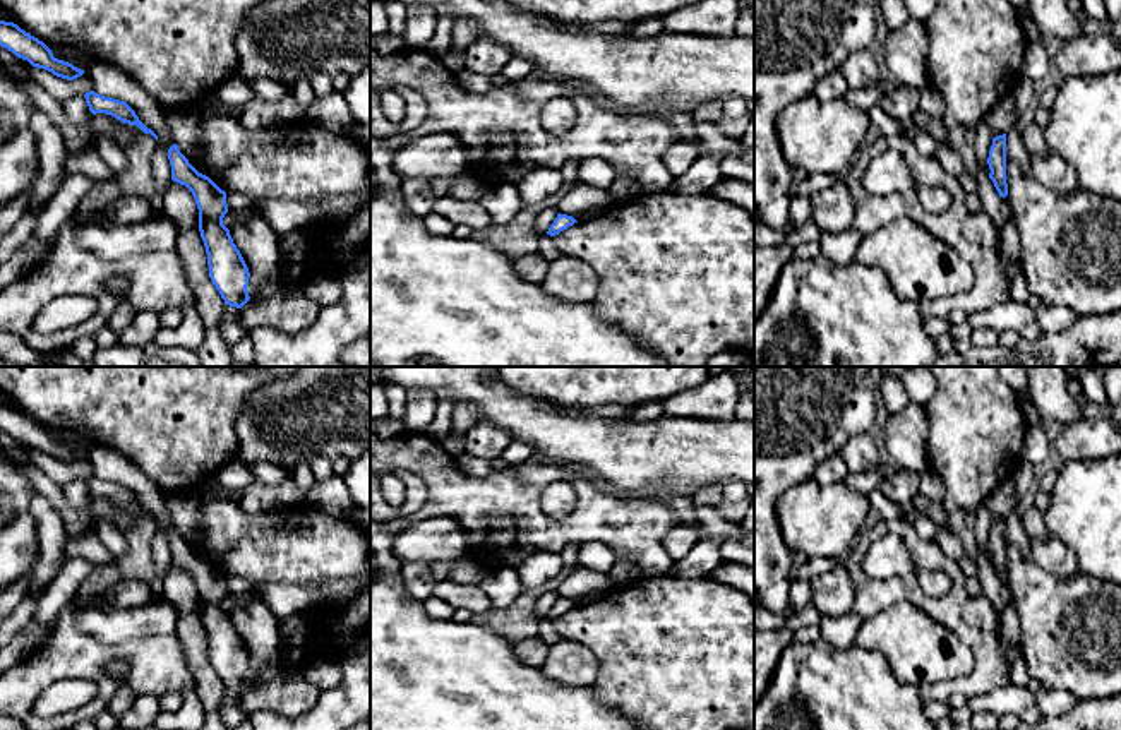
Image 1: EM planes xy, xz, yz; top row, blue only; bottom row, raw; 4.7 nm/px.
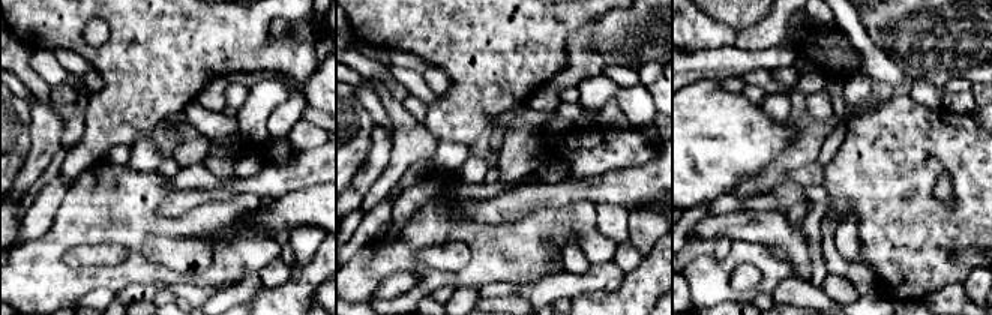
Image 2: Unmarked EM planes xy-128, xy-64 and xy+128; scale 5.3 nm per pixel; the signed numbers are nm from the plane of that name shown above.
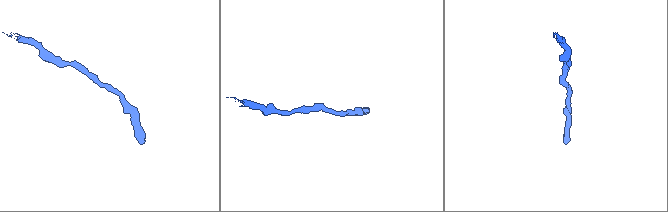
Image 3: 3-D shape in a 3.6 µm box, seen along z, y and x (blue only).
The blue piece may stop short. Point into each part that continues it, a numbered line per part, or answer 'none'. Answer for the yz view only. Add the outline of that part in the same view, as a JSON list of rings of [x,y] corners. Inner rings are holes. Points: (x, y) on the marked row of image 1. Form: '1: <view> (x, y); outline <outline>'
none

